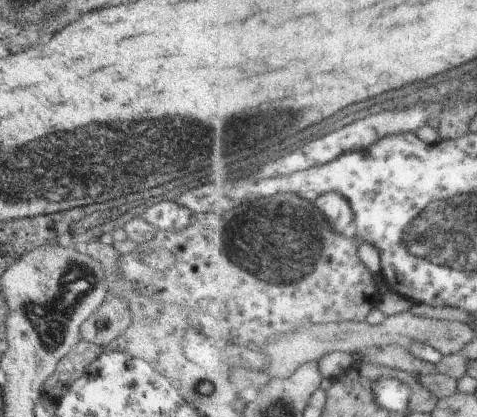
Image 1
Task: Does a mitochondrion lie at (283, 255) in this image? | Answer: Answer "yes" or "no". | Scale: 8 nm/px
yes

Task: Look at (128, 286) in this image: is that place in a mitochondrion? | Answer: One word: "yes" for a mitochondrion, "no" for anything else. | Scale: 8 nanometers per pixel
no

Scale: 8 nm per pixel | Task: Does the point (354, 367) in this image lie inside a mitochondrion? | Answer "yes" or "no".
no

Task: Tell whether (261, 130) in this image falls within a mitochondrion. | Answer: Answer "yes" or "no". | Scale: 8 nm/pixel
yes

